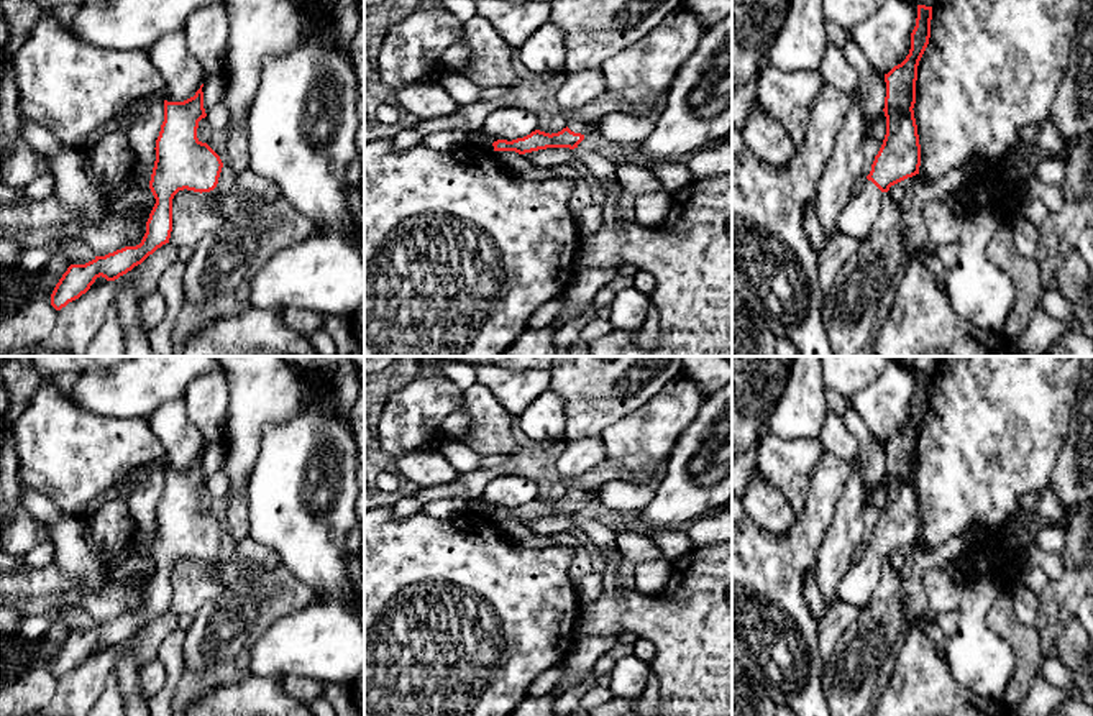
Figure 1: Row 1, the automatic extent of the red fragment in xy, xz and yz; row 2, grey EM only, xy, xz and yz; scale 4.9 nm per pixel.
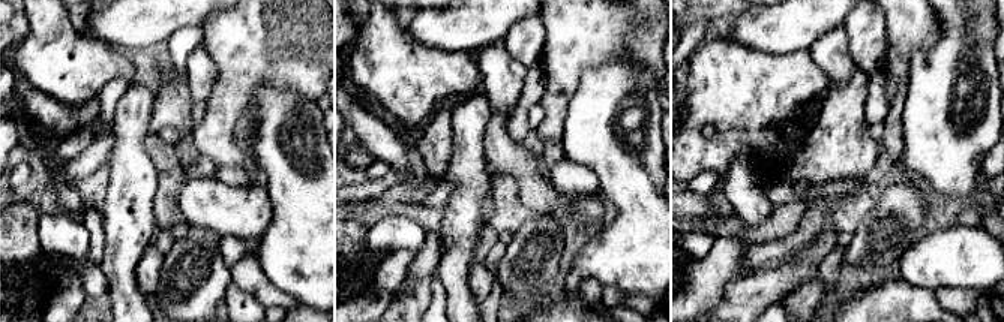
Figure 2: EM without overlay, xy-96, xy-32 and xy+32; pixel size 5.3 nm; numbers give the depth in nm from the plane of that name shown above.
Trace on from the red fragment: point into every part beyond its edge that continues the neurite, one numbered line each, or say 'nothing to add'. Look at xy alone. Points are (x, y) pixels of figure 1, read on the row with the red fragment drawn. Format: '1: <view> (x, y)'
1: xy (220, 204)

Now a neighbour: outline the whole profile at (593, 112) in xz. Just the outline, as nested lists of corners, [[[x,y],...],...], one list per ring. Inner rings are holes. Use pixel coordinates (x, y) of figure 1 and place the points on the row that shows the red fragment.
[[[606,90],[597,99],[581,108],[561,110],[561,115],[568,120],[568,123],[573,120],[597,123],[612,112],[630,113],[620,99],[617,99],[612,92]]]

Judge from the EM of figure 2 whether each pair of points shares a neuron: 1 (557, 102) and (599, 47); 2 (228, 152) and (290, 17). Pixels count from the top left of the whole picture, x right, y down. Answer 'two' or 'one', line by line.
1: one
2: one

